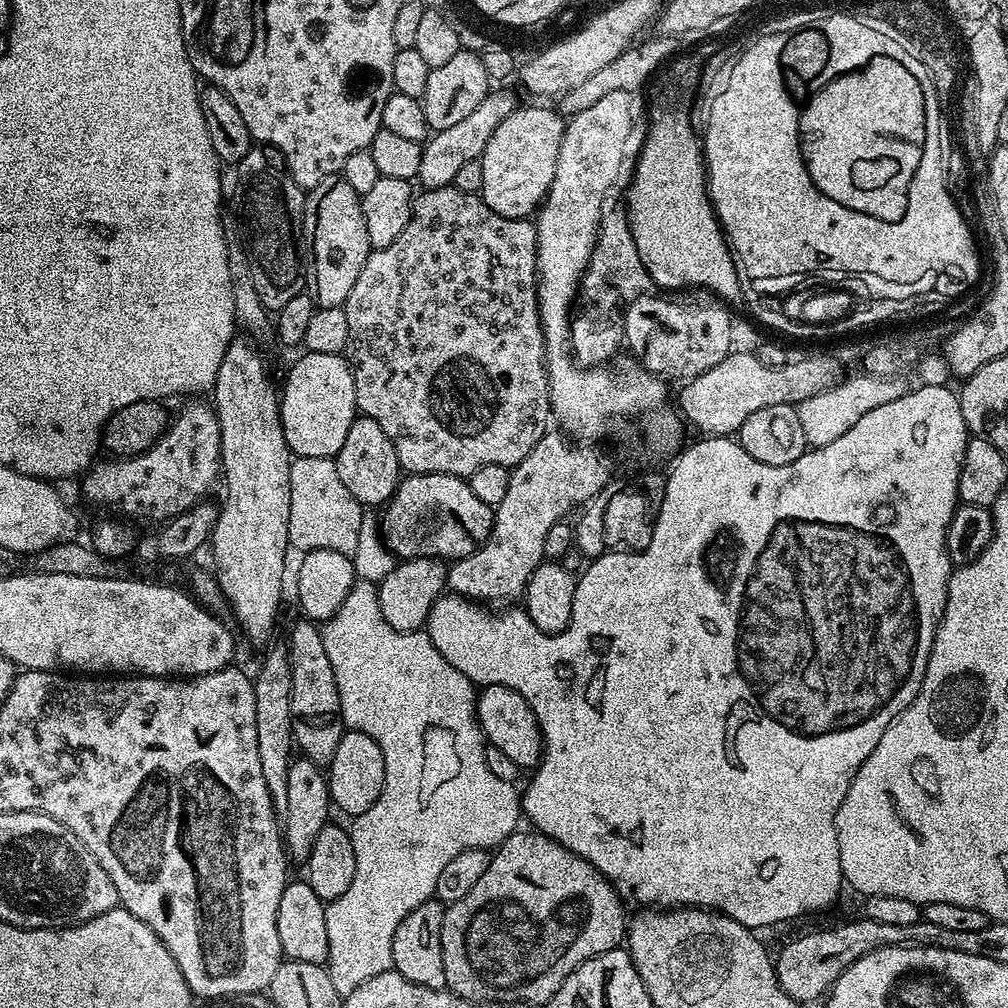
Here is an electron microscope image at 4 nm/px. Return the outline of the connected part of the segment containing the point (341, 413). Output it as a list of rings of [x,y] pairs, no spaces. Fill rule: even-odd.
[[[305,351],[303,355],[293,362],[292,369],[284,380],[284,390],[282,386],[278,396],[282,434],[286,438],[288,449],[292,451],[293,457],[335,458],[338,450],[342,450],[342,442],[346,442],[346,434],[358,415],[352,367],[343,355],[335,356],[309,351]]]

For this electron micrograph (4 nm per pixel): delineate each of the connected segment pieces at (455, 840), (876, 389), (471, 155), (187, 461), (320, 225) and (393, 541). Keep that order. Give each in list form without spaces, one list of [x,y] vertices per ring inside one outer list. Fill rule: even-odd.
[[[357,579],[351,590],[346,594],[345,601],[338,606],[338,610],[328,620],[323,621],[320,633],[322,646],[326,648],[326,658],[330,660],[330,666],[334,672],[334,682],[338,690],[338,702],[340,703],[340,719],[344,721],[345,729],[353,732],[365,732],[374,742],[378,742],[378,750],[382,750],[382,762],[386,766],[386,778],[382,786],[382,794],[378,794],[378,802],[366,810],[366,814],[358,814],[350,824],[352,841],[354,842],[354,882],[350,882],[350,890],[342,894],[342,898],[331,901],[325,907],[326,914],[326,942],[328,943],[328,959],[326,969],[330,976],[334,989],[342,997],[350,995],[362,982],[370,982],[378,974],[389,971],[392,968],[392,943],[394,942],[394,930],[398,930],[398,922],[410,914],[418,906],[425,904],[427,900],[433,899],[436,883],[440,875],[459,858],[463,852],[472,852],[475,848],[495,849],[504,843],[507,836],[517,831],[519,820],[522,820],[522,796],[516,784],[502,782],[502,778],[494,778],[490,774],[490,766],[486,766],[484,757],[485,739],[480,726],[476,722],[476,697],[478,695],[477,685],[466,678],[430,642],[427,631],[399,632],[392,629],[382,616],[379,609],[379,594],[377,585],[370,581]]]
[[[859,374],[841,379],[839,384],[835,384],[830,390],[822,390],[822,394],[814,394],[814,398],[806,398],[801,404],[795,405],[798,414],[798,423],[802,425],[802,434],[806,434],[806,442],[812,448],[826,446],[826,442],[834,442],[837,438],[842,438],[850,426],[855,426],[863,416],[870,414],[870,410],[878,410],[878,406],[886,406],[894,402],[897,398],[902,398],[910,390],[910,384],[900,377],[900,374],[890,376],[874,376],[869,374]]]
[[[489,91],[482,102],[462,122],[449,126],[441,132],[432,132],[422,147],[422,166],[420,167],[419,183],[424,183],[425,189],[446,188],[451,185],[454,174],[465,162],[479,160],[486,150],[486,142],[490,142],[490,134],[494,134],[496,127],[508,117],[518,106],[518,100],[512,92]]]
[[[211,403],[188,404],[180,413],[171,417],[163,434],[148,449],[137,456],[127,458],[108,458],[105,464],[96,462],[83,473],[84,496],[92,504],[101,504],[104,508],[113,508],[124,516],[133,516],[136,520],[160,520],[167,522],[180,512],[193,508],[205,499],[212,487],[217,487],[220,467],[220,423],[216,409]]]
[[[342,175],[327,176],[307,193],[304,201],[304,240],[312,240],[312,260],[310,256],[310,295],[317,308],[338,308],[354,290],[358,274],[366,262],[372,243],[366,234],[366,218],[360,205],[362,196],[344,180]]]
[[[408,474],[400,481],[396,493],[383,505],[380,521],[380,535],[394,557],[401,561],[429,556],[445,562],[455,562],[464,556],[474,554],[477,547],[492,535],[493,509],[482,502],[470,490],[467,479],[446,474]]]

